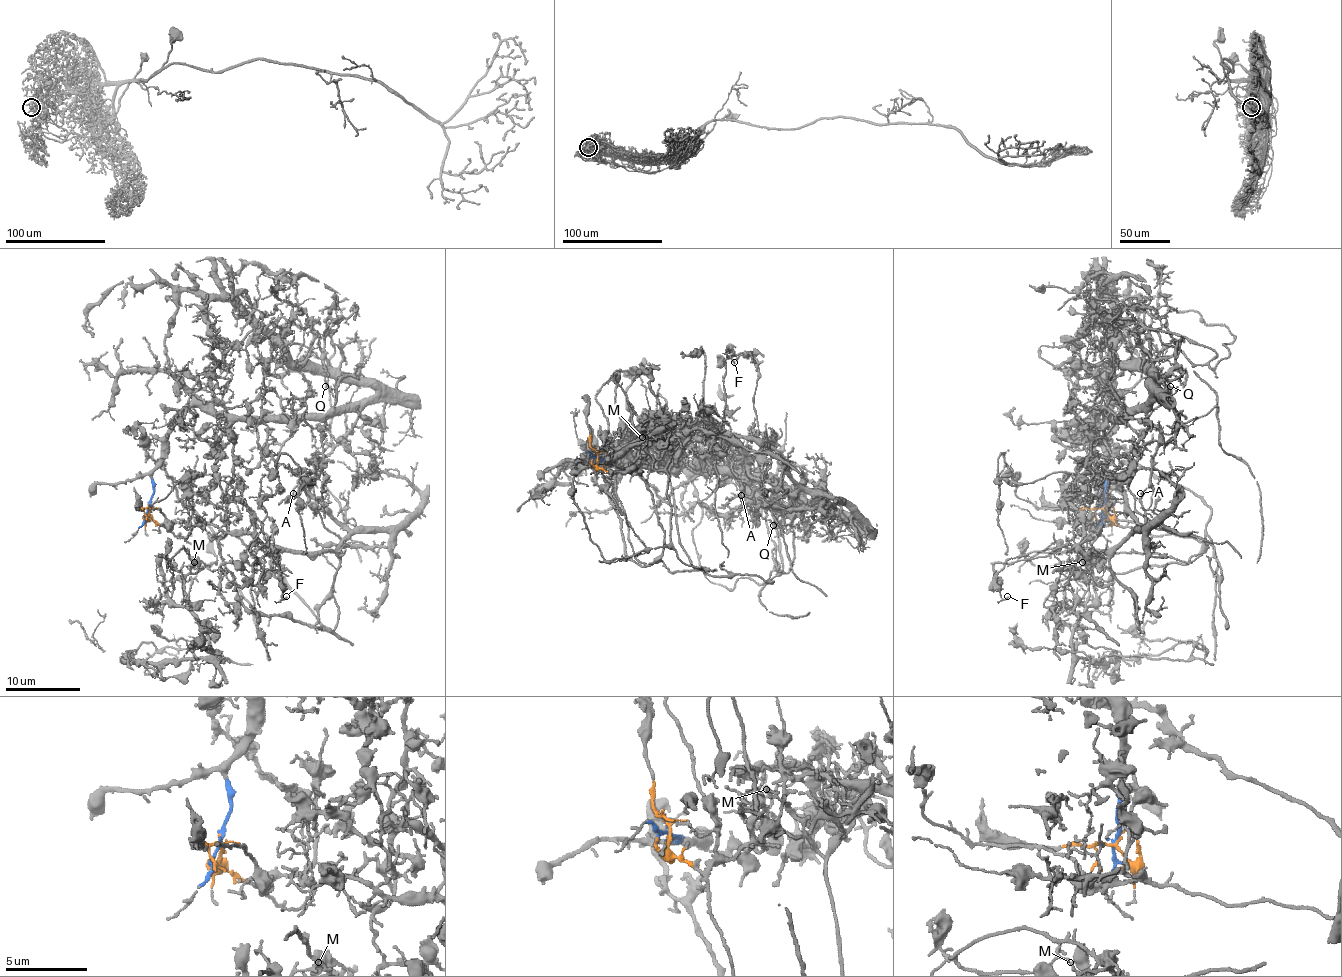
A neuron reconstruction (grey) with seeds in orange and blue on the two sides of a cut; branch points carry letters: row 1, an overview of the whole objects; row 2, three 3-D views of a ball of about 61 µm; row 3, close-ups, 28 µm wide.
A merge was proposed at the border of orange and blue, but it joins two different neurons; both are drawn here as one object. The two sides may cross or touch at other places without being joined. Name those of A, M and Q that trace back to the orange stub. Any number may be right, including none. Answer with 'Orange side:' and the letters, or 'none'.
Orange side: M

